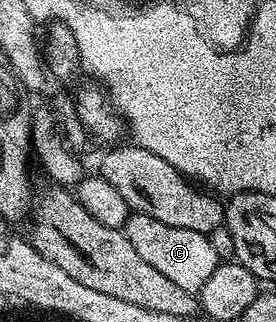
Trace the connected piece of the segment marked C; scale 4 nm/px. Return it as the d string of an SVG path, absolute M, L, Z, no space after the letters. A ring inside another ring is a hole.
M132 214L122 232L126 235L129 245L137 249L137 257L149 261L157 273L169 277L180 289L198 293L220 265L217 253L213 253L213 245L209 245L207 236L193 233L193 229L173 229L173 225L164 225L153 217Z

